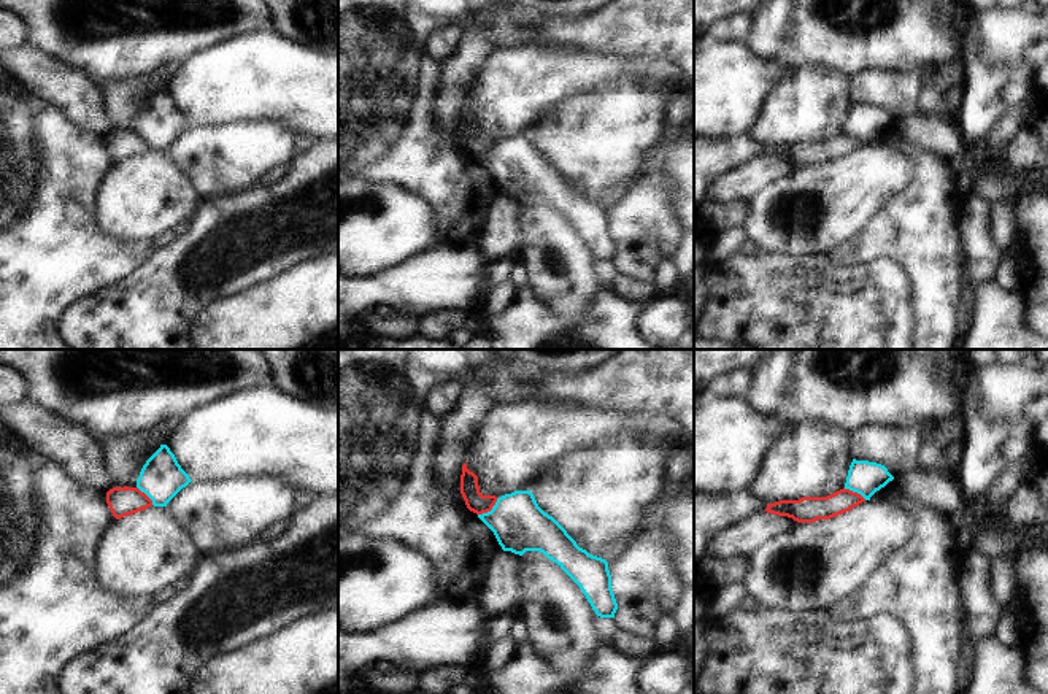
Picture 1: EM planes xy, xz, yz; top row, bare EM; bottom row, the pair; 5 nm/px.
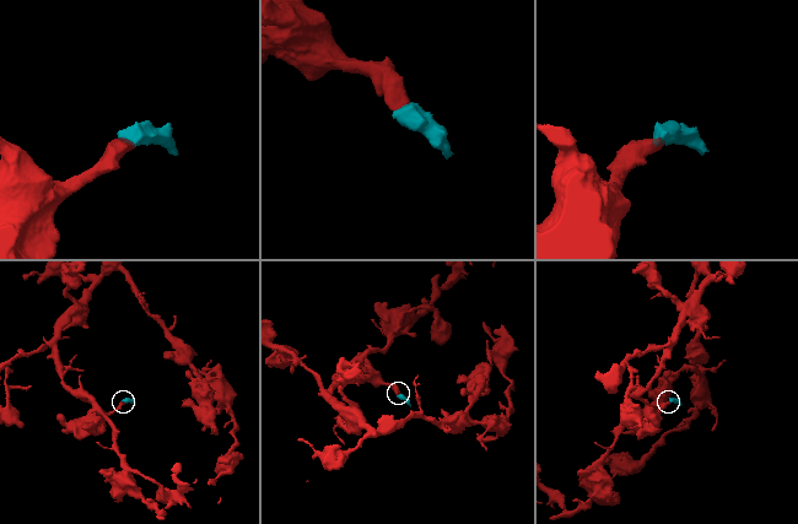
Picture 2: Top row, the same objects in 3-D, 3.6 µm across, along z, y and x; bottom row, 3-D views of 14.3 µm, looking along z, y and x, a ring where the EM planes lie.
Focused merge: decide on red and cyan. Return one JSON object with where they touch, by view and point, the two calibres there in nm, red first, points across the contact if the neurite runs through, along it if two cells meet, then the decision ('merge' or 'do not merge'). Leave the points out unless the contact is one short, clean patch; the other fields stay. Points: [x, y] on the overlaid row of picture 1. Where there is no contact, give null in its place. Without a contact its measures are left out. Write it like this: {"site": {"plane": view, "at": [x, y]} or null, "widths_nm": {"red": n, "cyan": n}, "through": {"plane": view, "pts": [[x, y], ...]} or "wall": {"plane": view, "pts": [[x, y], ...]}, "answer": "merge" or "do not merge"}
{"site": {"plane": "xz", "at": [489, 510]}, "widths_nm": {"red": 100, "cyan": 280}, "wall": {"plane": "xz", "pts": [[499, 497], [489, 510], [478, 515]]}, "answer": "do not merge"}

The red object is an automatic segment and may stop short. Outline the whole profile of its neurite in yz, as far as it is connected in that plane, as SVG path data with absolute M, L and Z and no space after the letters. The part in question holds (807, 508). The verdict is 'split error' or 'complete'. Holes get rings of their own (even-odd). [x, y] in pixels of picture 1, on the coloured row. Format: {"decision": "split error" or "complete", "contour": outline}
{"decision": "complete", "contour": "M843 488L827 497L802 497L799 500L769 503L765 511L792 518L797 522L815 522L846 513L862 502L865 499L861 494Z"}

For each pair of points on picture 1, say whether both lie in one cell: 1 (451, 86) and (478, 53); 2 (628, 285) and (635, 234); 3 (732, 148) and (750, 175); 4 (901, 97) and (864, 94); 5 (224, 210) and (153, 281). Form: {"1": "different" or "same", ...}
{"1": "same", "2": "different", "3": "different", "4": "same", "5": "same"}

